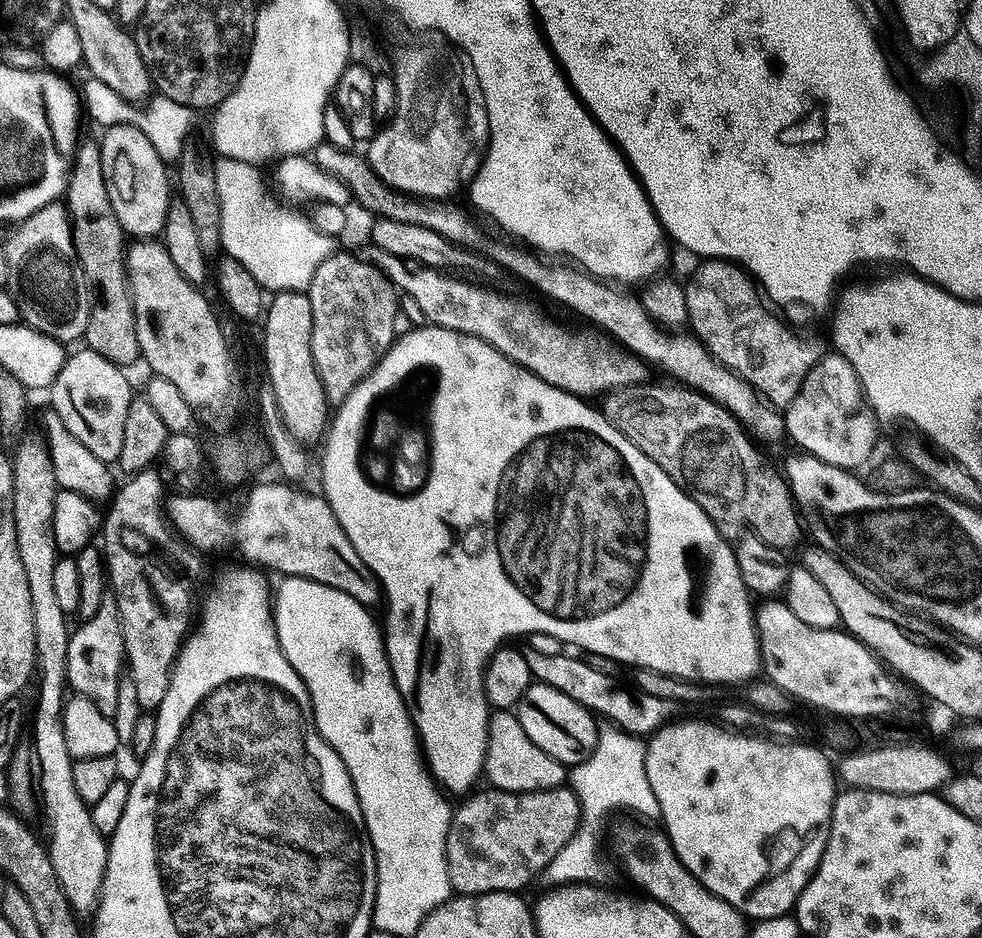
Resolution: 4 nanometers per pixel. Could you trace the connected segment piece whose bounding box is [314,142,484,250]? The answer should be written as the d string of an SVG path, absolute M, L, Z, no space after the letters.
M330 143L318 145L314 153L314 161L325 171L333 175L340 183L347 186L353 201L361 204L368 212L381 221L389 220L394 223L409 223L410 226L426 227L428 230L440 234L442 238L463 249L480 250L484 244L484 236L480 228L460 208L455 208L452 202L425 202L419 198L405 196L403 192L395 192L388 184L383 184L376 172L363 155L358 156L355 151L346 152Z

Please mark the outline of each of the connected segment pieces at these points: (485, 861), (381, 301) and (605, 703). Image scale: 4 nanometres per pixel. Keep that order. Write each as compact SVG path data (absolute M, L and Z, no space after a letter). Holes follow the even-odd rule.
M568 786L553 792L530 794L487 791L477 791L469 795L461 803L465 804L455 809L452 818L448 831L448 873L453 893L462 896L485 896L499 892L523 893L523 888L531 880L536 880L539 876L541 879L547 873L554 858L558 858L558 854L576 837L582 819L580 799Z
M339 250L322 263L307 292L310 306L314 306L314 334L310 338L310 350L314 350L314 366L318 366L318 378L322 378L327 400L334 408L344 404L350 393L380 365L384 355L398 339L396 319L400 316L401 293L384 273L384 269L372 264L351 256L345 250Z
M523 651L530 672L537 683L550 685L552 689L573 698L579 705L594 713L606 717L615 727L632 736L651 737L667 723L673 723L682 712L682 706L676 702L651 697L645 692L626 691L619 688L615 680L592 665L571 656L571 654L546 655L538 651ZM603 715L603 716L602 716Z

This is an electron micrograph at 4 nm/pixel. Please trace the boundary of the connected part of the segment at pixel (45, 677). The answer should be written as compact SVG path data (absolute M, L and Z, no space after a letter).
M25 439L23 443L15 449L14 452L14 467L12 473L14 474L14 526L16 527L16 533L18 534L18 554L22 558L22 566L26 566L26 582L30 582L30 598L32 599L32 605L34 606L34 630L36 631L36 654L38 657L38 684L40 680L40 693L37 694L38 700L36 704L36 722L32 728L34 736L36 738L36 748L34 747L34 764L38 769L38 796L42 801L42 812L44 808L44 820L48 823L48 836L46 835L46 847L50 858L54 862L54 874L58 874L58 882L62 886L62 890L66 894L66 898L73 912L77 917L85 918L84 916L91 917L93 913L100 907L100 896L104 892L104 879L108 873L108 850L110 847L109 841L98 830L98 827L94 824L94 818L92 817L92 808L89 805L82 802L82 798L78 798L78 790L74 787L74 770L72 765L74 763L70 750L66 750L66 734L64 733L64 706L66 703L66 689L68 688L68 641L70 639L70 627L68 628L69 621L64 615L62 606L58 606L58 598L54 594L54 570L56 564L62 559L62 553L56 546L55 538L55 502L58 489L56 486L56 479L54 478L54 466L52 465L52 459L48 453L47 447L43 443L40 444L36 440Z

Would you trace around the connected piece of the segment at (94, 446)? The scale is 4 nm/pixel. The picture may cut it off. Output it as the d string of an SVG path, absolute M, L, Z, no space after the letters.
M87 350L72 352L64 364L62 374L52 383L51 411L62 418L66 430L94 454L94 458L102 458L109 466L119 465L122 458L122 446L126 435L126 418L130 415L130 406L134 399L132 384L128 381L129 373L117 364L106 362L102 354L94 354Z

